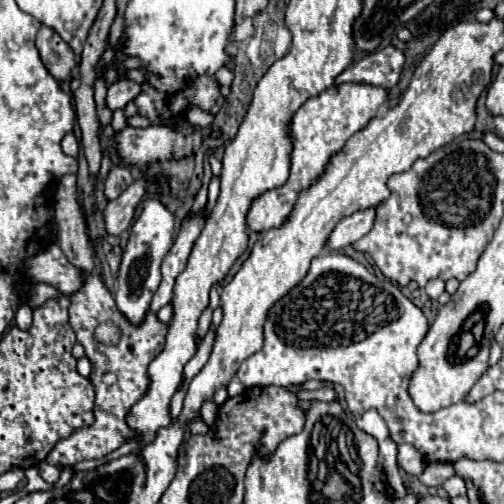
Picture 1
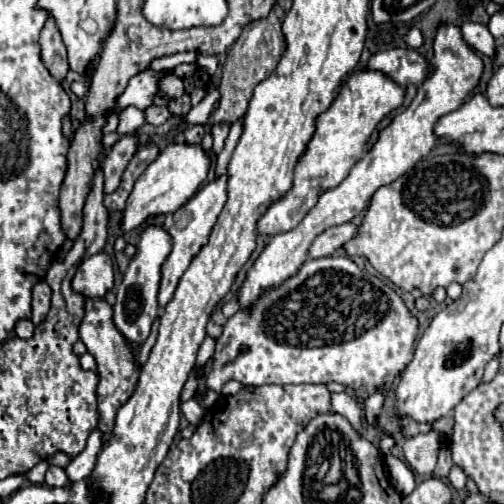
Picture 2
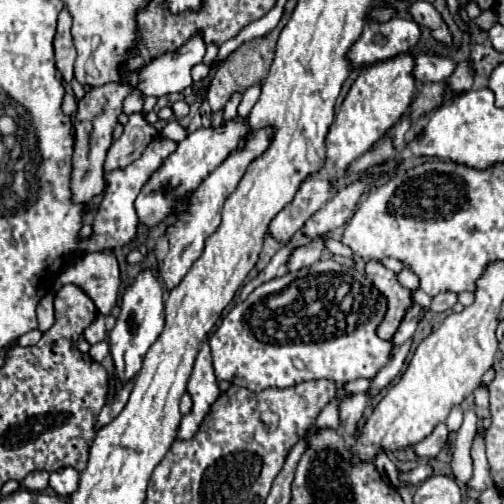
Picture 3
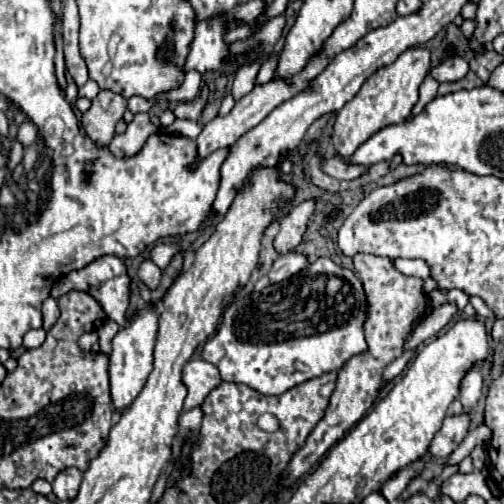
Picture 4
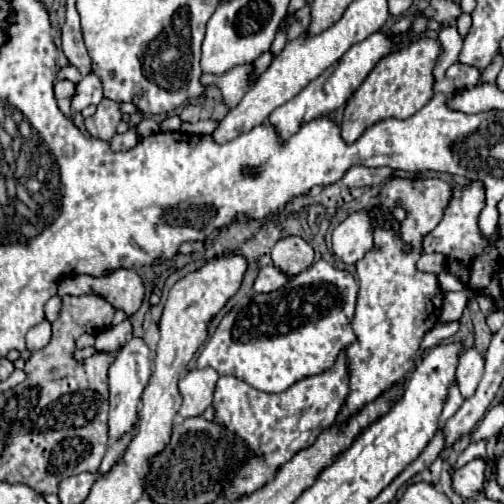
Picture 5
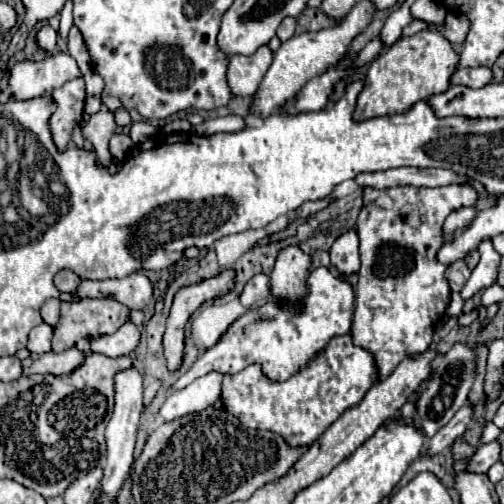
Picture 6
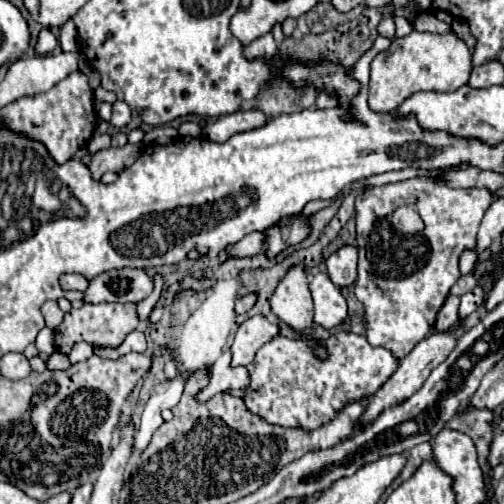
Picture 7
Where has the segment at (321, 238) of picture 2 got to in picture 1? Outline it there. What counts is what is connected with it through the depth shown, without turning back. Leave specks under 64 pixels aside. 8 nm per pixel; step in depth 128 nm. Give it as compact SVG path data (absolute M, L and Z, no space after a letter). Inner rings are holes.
M368 208L368 210L360 210L352 216L340 220L336 224L336 228L330 232L326 246L330 250L340 250L340 248L346 248L352 242L360 240L364 234L368 234L372 230L374 216L376 216L376 208Z

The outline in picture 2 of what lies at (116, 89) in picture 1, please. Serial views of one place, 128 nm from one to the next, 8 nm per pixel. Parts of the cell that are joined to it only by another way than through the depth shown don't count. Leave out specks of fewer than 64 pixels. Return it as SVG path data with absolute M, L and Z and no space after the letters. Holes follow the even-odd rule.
M144 70L140 74L136 74L134 78L130 78L124 94L116 100L118 108L126 108L126 106L136 106L136 108L148 108L152 106L152 98L158 92L158 84L160 80L166 76L168 70Z

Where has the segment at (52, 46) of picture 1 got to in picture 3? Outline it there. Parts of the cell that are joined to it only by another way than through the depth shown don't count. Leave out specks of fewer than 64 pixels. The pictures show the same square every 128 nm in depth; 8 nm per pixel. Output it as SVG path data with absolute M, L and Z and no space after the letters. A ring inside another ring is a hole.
M64 8L58 16L58 30L56 30L56 38L54 38L54 54L56 54L56 68L60 70L60 74L66 82L72 82L74 62L76 62L76 48L74 48L70 28L72 28L72 16L68 16L68 10Z

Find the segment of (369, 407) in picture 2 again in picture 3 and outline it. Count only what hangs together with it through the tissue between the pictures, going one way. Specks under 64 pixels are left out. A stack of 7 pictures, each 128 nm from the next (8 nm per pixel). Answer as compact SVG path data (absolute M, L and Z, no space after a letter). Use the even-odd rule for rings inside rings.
M412 338L406 340L406 342L400 346L400 350L394 354L394 358L378 372L378 376L376 376L376 378L372 380L372 384L370 384L372 396L376 396L382 388L386 388L386 386L398 376L398 372L400 372L402 366L404 366L404 360L406 360L406 356L408 356L408 352L410 352L410 346L412 346Z

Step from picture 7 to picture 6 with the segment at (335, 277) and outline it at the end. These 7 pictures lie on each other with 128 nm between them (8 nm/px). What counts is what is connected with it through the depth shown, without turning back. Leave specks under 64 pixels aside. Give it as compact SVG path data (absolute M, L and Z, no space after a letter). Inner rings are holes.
M346 232L344 236L340 236L332 244L330 260L332 260L332 266L336 266L336 270L342 276L350 276L350 274L358 272L360 256L358 256L358 236L356 236L356 232Z

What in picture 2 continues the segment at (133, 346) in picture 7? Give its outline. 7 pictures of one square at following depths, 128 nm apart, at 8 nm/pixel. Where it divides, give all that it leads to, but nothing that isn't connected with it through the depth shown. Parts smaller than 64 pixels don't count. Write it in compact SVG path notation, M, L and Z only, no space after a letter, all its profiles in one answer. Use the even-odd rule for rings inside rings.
M98 252L84 260L72 278L72 288L86 298L104 298L112 286L114 264L106 252Z

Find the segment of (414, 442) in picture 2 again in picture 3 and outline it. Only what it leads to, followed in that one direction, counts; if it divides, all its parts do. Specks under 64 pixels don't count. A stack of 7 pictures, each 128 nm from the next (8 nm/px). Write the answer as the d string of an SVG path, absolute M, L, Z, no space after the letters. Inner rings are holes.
M442 422L442 424L438 424L438 426L434 428L434 432L432 432L428 438L424 438L422 442L418 442L418 444L414 446L414 452L416 452L420 458L424 458L424 460L436 458L436 456L440 454L440 450L446 446L448 436L450 436L450 432L448 432L446 424Z

